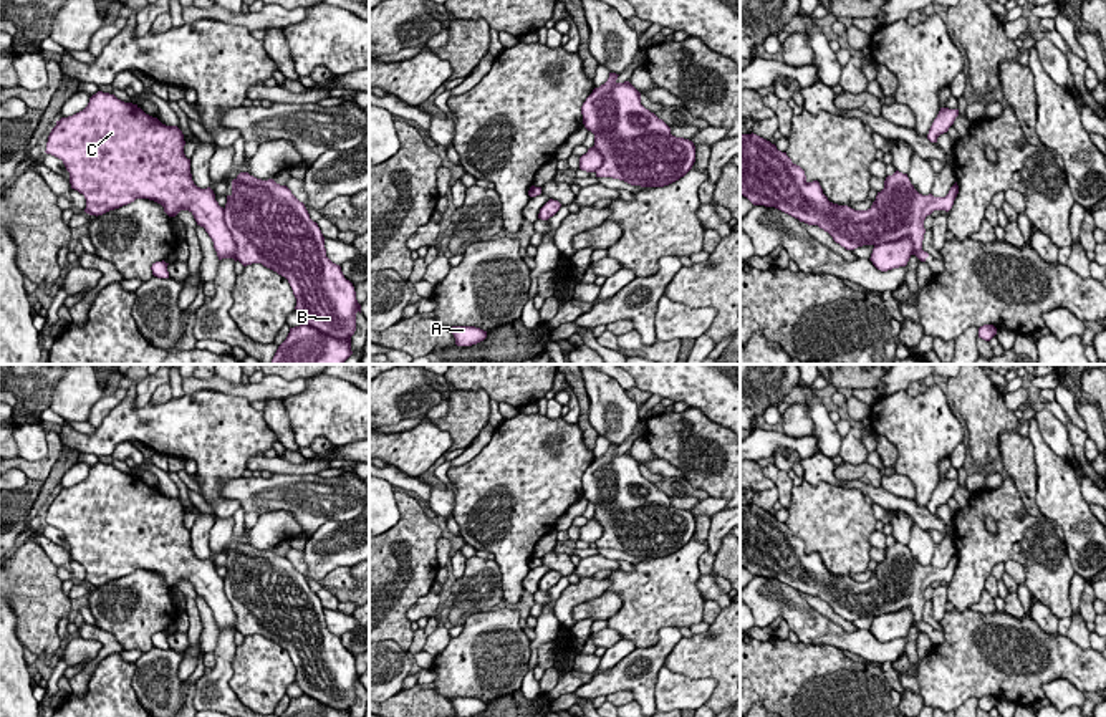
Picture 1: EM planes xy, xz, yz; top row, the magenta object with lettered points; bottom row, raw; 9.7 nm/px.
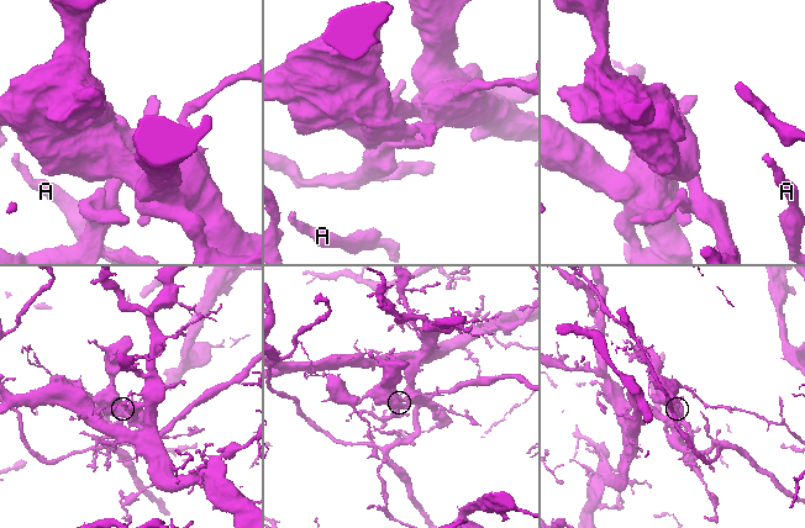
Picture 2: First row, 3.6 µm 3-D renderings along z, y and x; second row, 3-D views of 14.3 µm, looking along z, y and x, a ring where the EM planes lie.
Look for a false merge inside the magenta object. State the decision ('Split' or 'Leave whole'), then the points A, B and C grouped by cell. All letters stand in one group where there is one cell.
Split. Groups: A C / B

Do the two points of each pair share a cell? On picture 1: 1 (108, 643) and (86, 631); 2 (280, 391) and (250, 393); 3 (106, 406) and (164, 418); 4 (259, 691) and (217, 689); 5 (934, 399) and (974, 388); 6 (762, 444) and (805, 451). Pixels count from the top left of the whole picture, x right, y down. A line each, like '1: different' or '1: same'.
1: same
2: same
3: different
4: different
5: different
6: same

